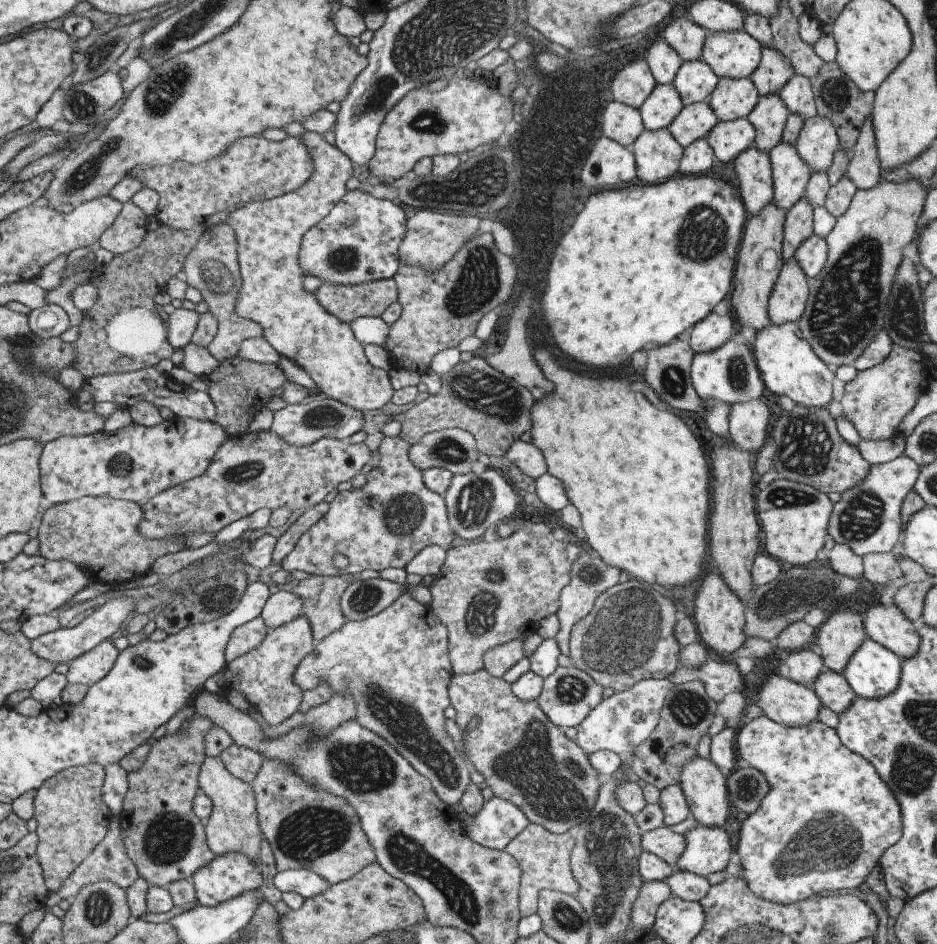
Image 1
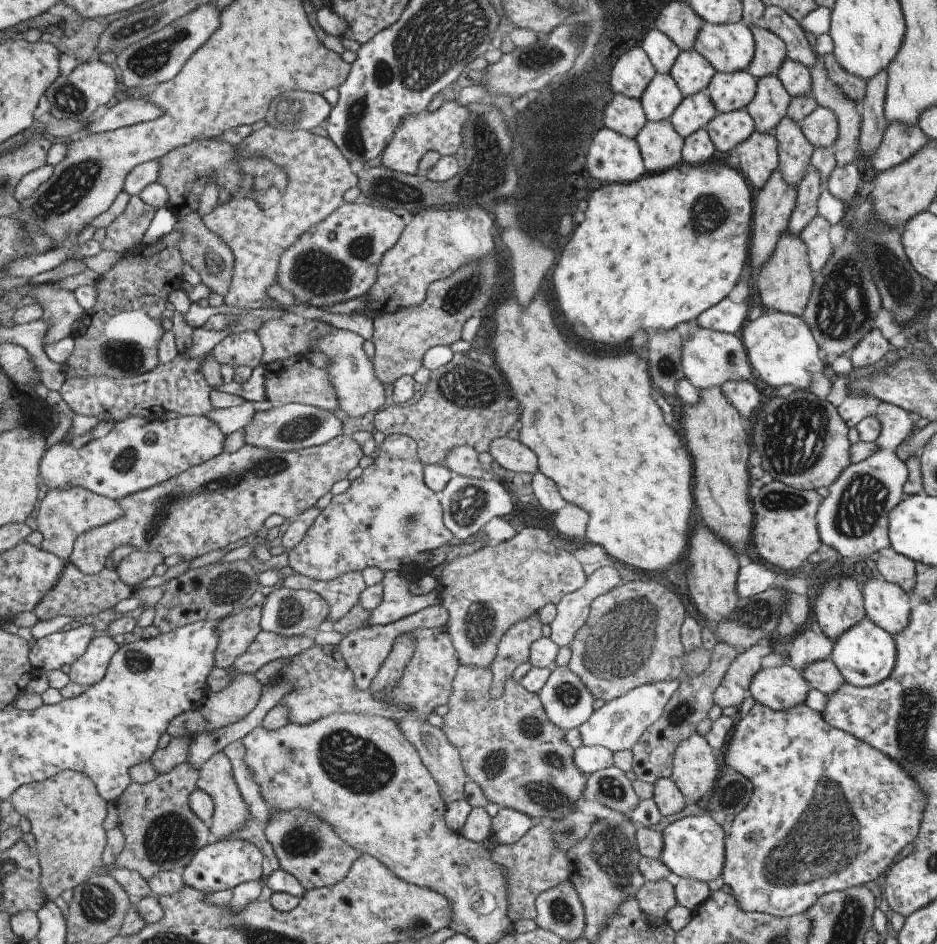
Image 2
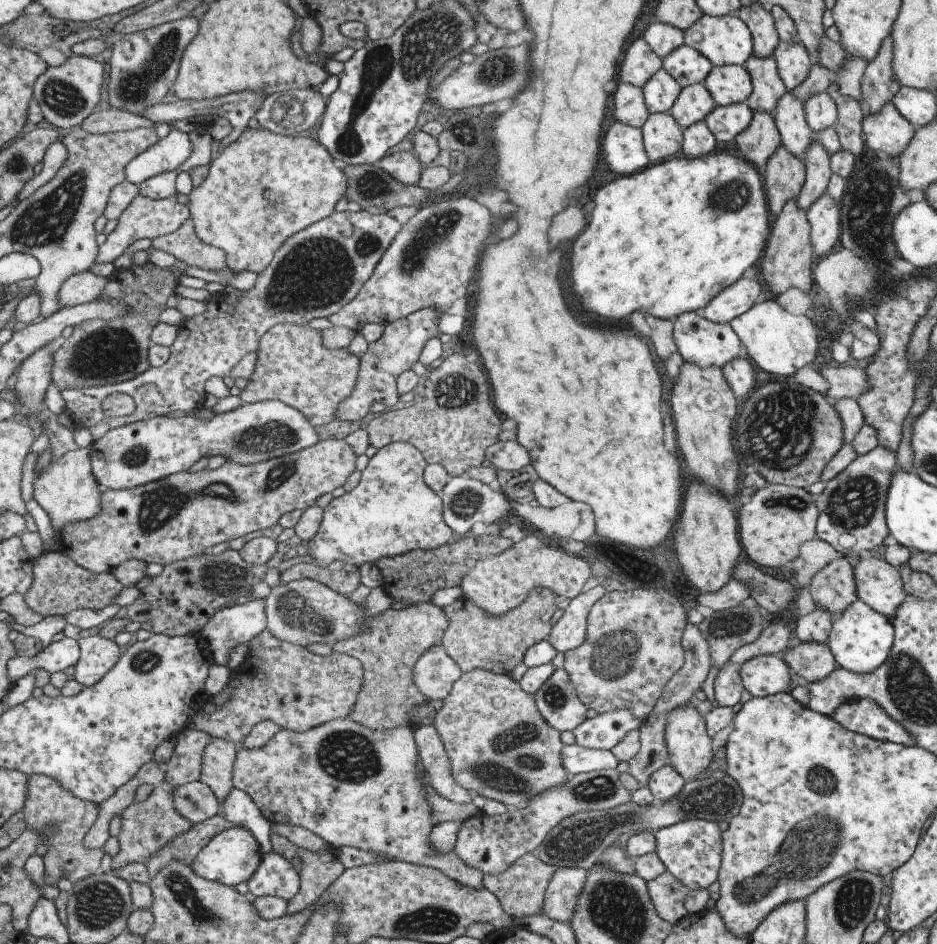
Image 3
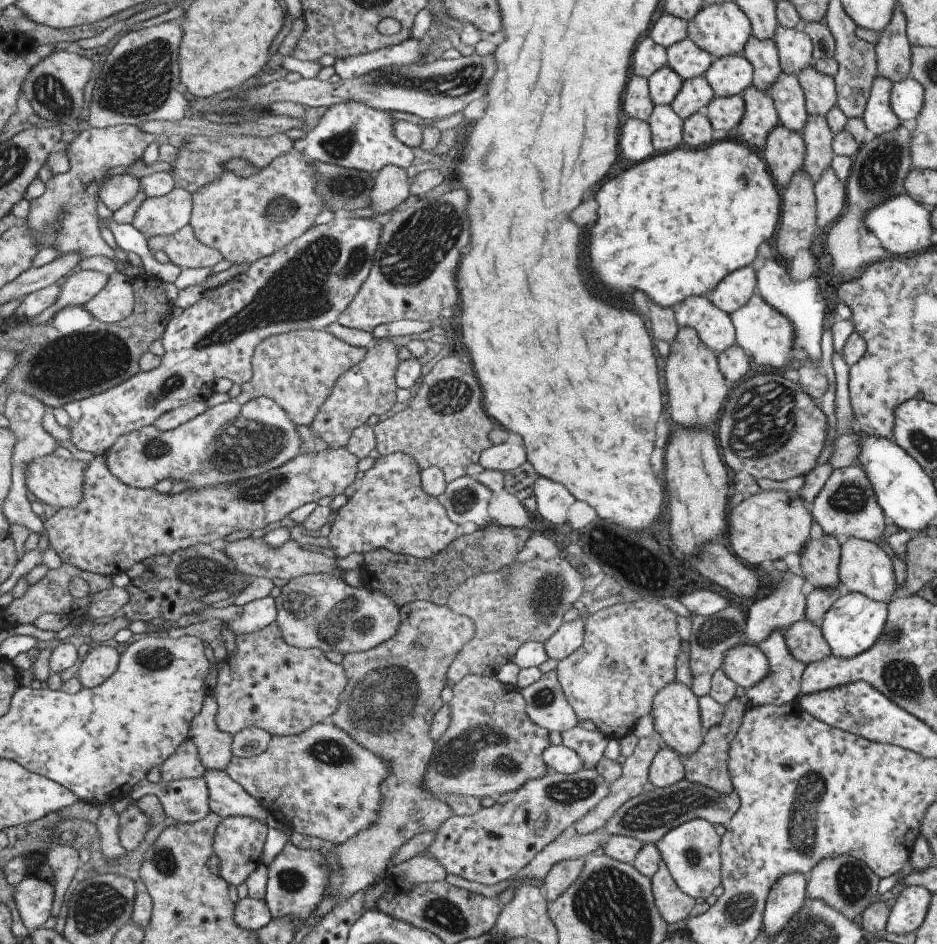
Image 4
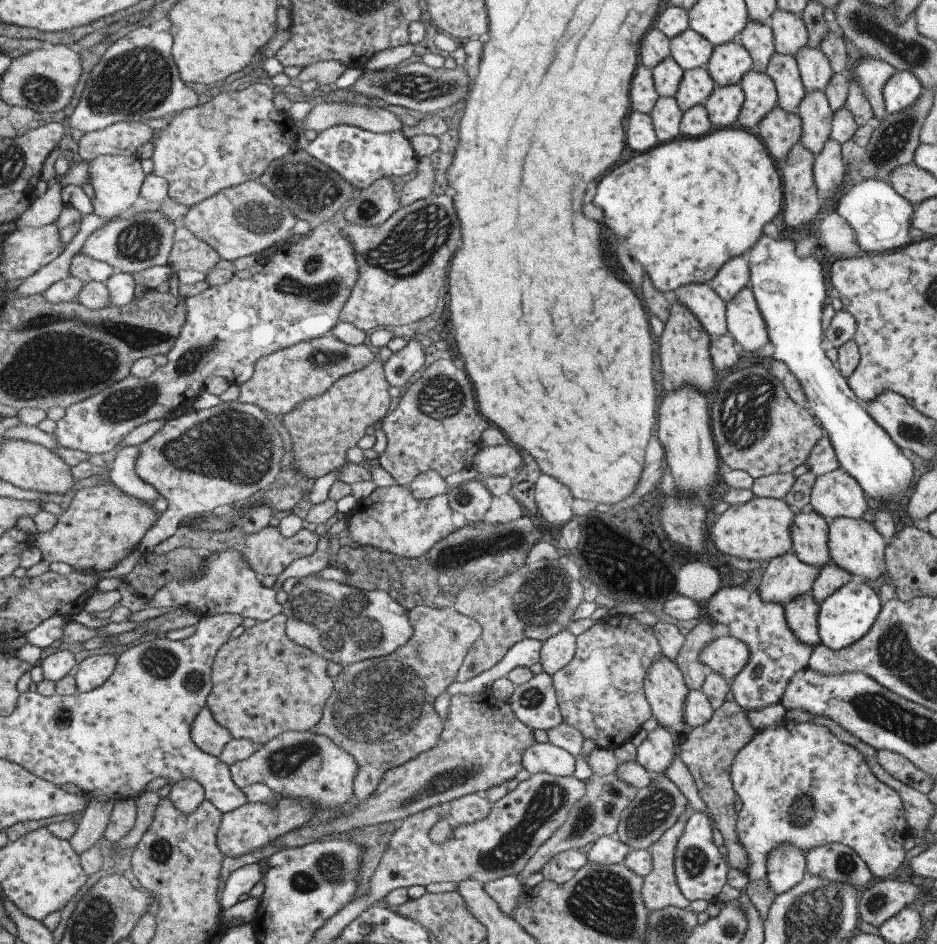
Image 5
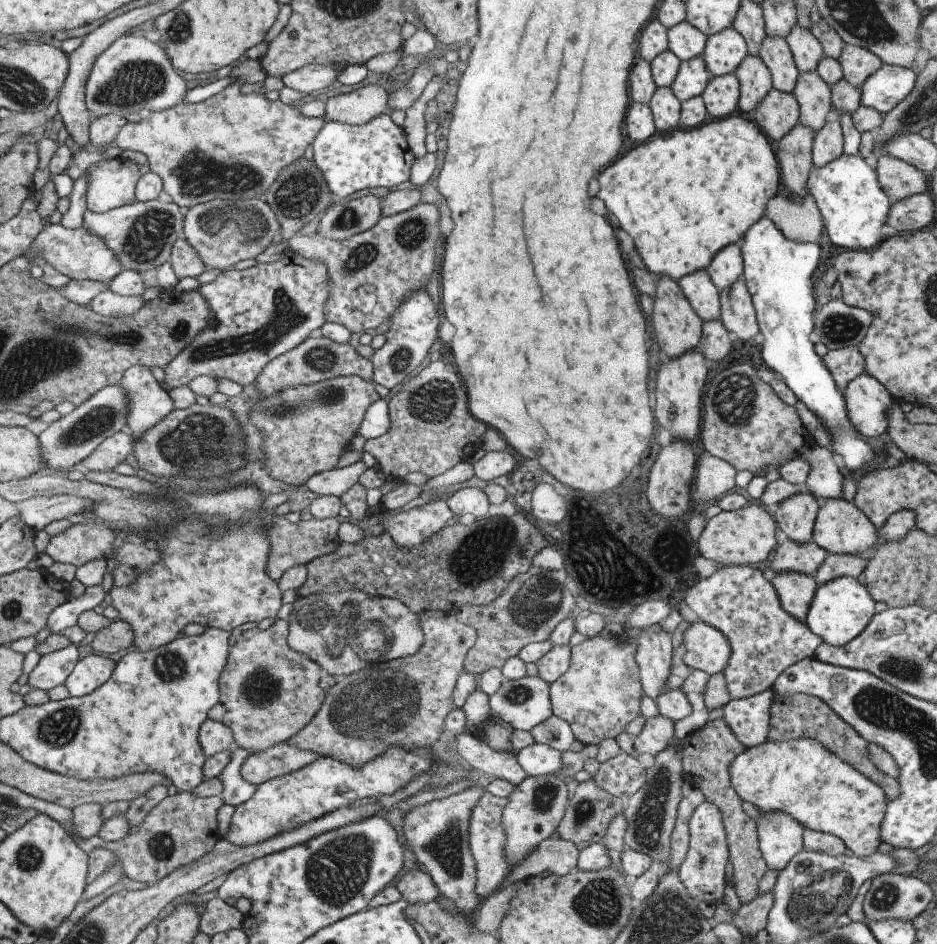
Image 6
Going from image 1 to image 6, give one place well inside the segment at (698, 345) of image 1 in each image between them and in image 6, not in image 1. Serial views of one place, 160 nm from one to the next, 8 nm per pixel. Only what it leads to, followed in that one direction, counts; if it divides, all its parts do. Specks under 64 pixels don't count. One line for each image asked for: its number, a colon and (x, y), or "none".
2: (725, 316)
3: (733, 300)
4: (736, 287)
5: (733, 274)
6: (725, 266)

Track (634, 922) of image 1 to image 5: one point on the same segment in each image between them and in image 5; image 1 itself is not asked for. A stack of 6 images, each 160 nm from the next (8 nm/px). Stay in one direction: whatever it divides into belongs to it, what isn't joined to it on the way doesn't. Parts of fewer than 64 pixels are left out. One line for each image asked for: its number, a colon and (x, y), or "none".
2: (655, 898)
3: (667, 895)
4: (672, 905)
5: (658, 890)

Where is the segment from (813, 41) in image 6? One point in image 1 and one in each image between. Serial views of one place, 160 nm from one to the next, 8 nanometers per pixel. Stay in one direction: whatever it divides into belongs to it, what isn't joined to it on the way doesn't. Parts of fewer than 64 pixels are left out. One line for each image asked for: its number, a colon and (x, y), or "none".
1: (817, 141)
2: (820, 128)
3: (819, 109)
4: (819, 92)
5: (814, 69)

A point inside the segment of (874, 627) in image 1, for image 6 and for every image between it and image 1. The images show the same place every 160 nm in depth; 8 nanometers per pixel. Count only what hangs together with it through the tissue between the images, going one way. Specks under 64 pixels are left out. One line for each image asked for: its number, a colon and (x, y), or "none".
2: (885, 603)
3: (878, 584)
4: (863, 566)
5: (854, 545)
6: (839, 527)

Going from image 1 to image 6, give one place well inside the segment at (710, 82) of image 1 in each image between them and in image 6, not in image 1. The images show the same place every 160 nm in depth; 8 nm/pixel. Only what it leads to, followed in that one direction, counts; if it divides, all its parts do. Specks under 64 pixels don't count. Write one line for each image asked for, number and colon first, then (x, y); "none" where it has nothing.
2: (691, 72)
3: (685, 65)
4: (688, 60)
5: (689, 50)
6: (684, 41)

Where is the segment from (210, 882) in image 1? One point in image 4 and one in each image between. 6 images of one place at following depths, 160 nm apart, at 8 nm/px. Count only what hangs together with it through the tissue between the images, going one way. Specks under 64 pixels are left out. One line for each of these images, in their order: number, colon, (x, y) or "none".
2: (224, 864)
3: (231, 857)
4: (239, 841)

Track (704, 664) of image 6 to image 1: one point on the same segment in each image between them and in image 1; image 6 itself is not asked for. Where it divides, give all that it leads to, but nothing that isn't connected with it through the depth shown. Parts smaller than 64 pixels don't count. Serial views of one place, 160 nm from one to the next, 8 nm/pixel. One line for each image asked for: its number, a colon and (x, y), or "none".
1: (787, 702)
2: (779, 688)
3: (765, 675)
4: (744, 664)
5: (725, 655)

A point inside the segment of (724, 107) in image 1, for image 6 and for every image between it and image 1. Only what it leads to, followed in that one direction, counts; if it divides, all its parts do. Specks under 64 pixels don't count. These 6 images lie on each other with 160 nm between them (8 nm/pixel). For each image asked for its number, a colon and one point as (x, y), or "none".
2: (730, 91)
3: (727, 84)
4: (728, 75)
5: (728, 62)
6: (723, 51)

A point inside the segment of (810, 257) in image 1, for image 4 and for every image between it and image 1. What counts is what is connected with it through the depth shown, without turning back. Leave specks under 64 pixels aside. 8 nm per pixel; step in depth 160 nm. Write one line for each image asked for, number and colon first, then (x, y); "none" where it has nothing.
2: (815, 234)
3: (823, 215)
4: (829, 192)

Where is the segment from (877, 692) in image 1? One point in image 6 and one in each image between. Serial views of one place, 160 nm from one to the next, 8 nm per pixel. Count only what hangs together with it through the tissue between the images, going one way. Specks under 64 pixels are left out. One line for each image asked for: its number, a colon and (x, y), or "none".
2: (864, 653)
3: (859, 639)
4: (851, 624)
5: (846, 614)
6: (840, 609)

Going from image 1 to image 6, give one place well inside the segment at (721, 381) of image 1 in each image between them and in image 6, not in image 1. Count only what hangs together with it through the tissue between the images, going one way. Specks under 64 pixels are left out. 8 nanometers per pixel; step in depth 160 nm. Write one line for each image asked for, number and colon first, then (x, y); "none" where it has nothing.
2: (708, 358)
3: (698, 340)
4: (714, 327)
5: (707, 307)
6: (696, 286)

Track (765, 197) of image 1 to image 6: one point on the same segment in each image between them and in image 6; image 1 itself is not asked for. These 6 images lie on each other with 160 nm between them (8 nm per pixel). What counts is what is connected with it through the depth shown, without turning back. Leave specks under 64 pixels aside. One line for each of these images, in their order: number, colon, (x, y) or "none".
2: (757, 155)
3: (756, 142)
4: (759, 116)
5: (759, 94)
6: (754, 80)

